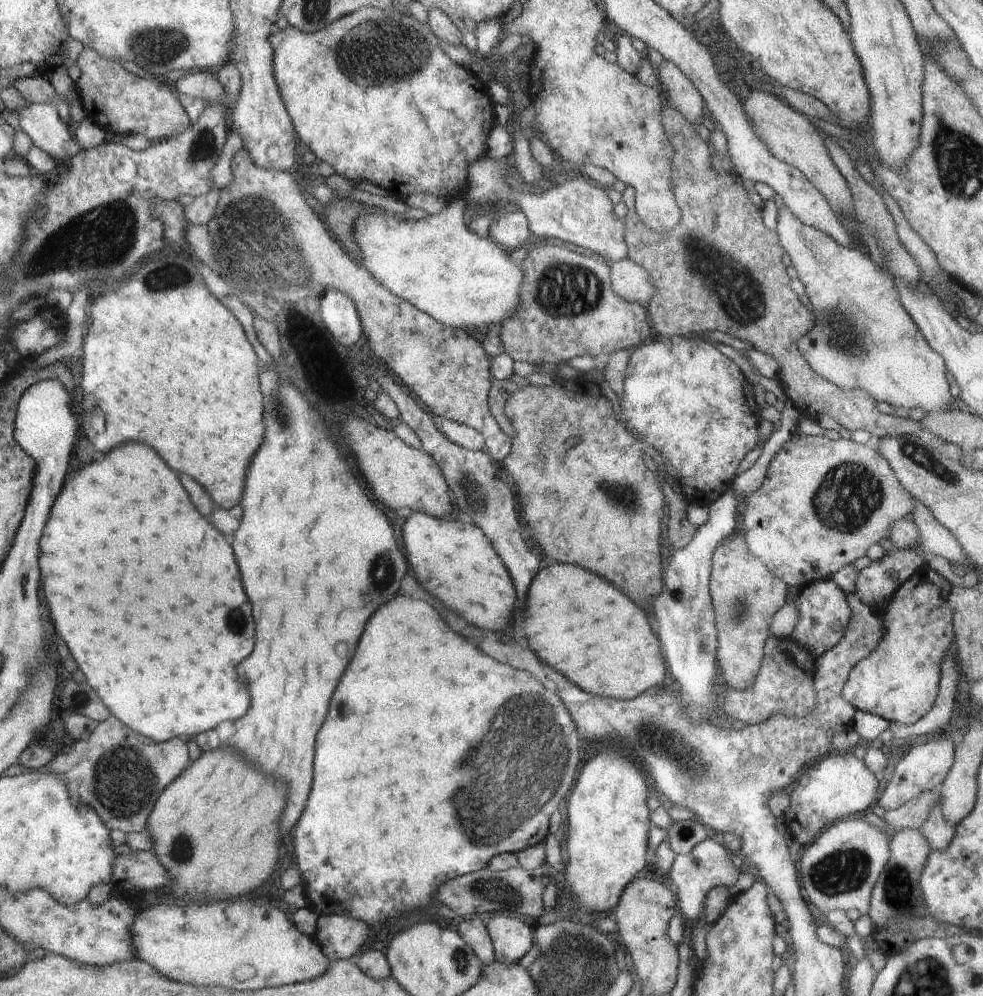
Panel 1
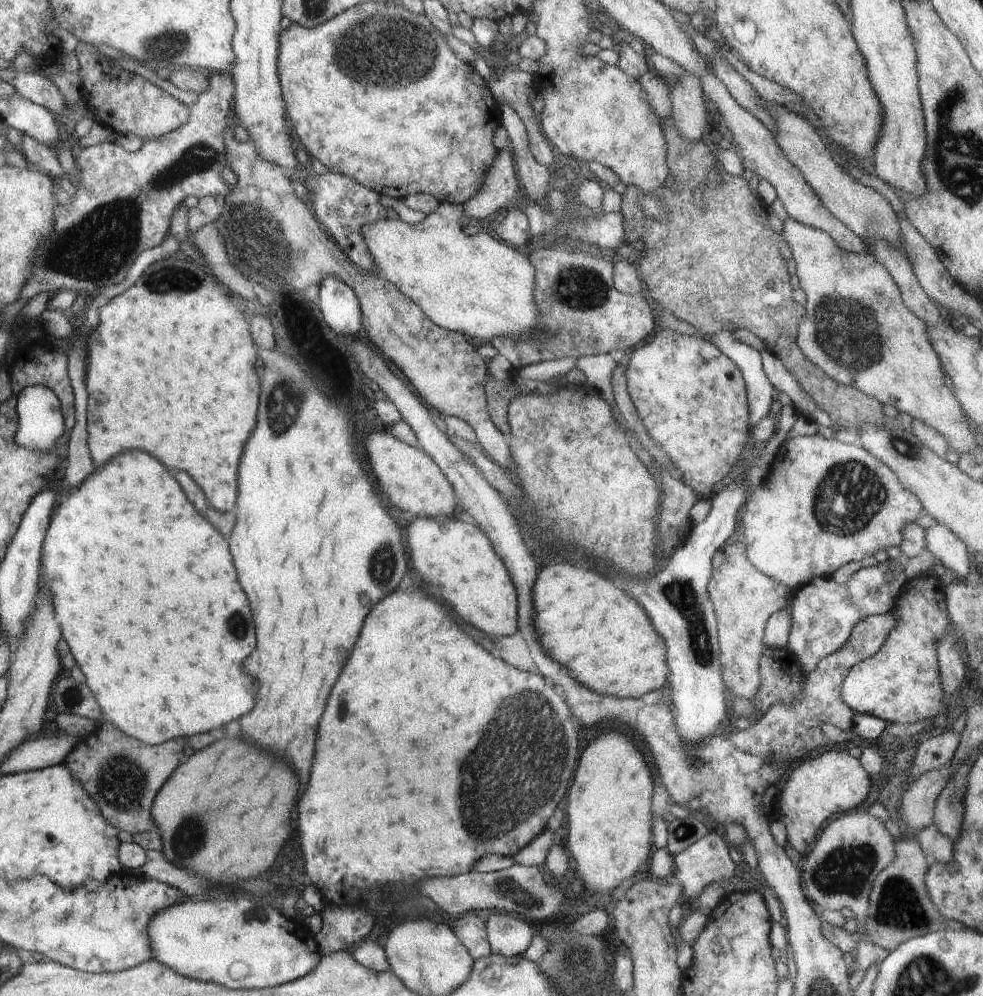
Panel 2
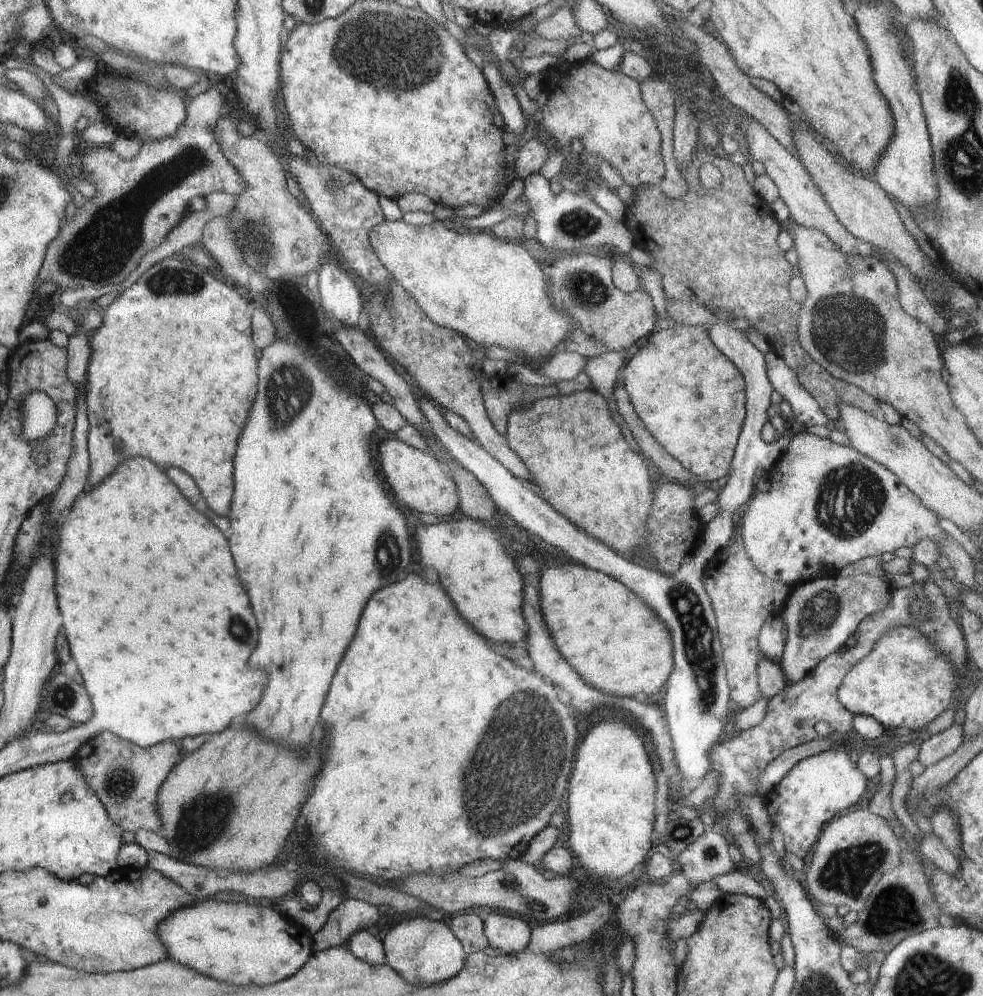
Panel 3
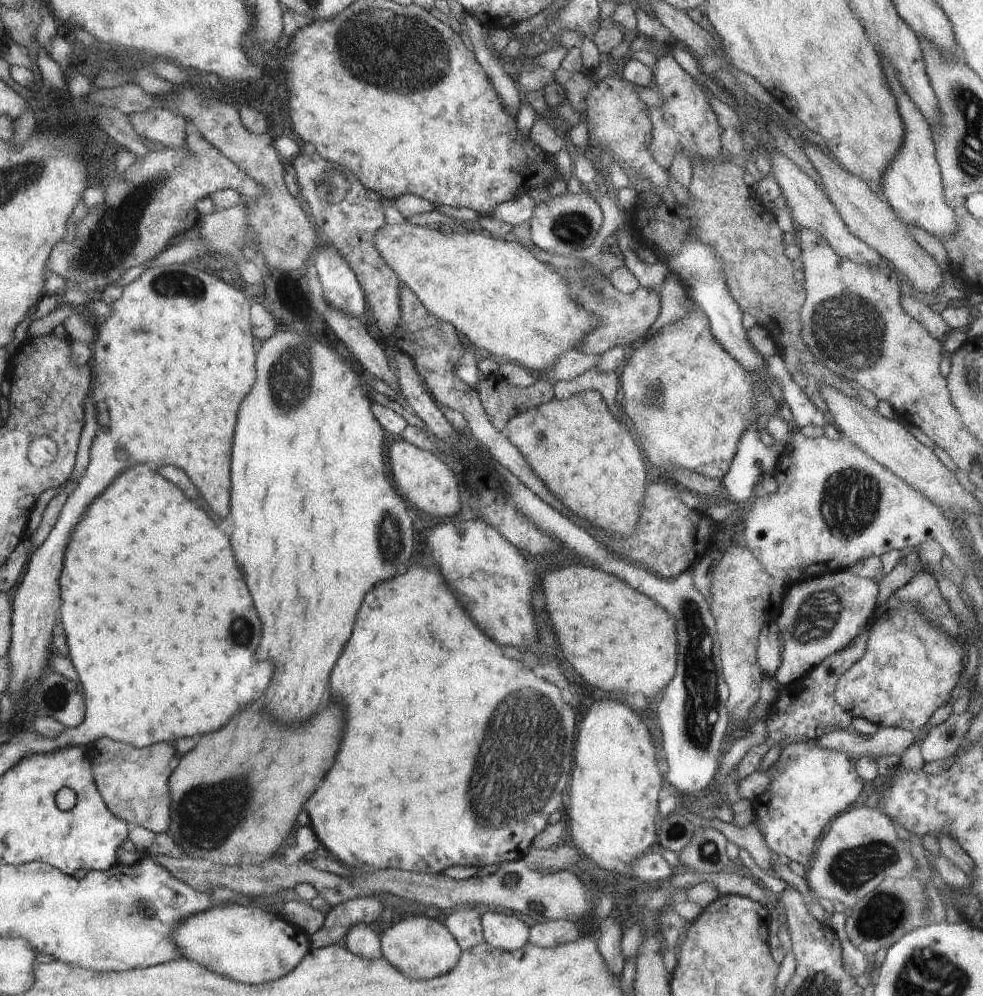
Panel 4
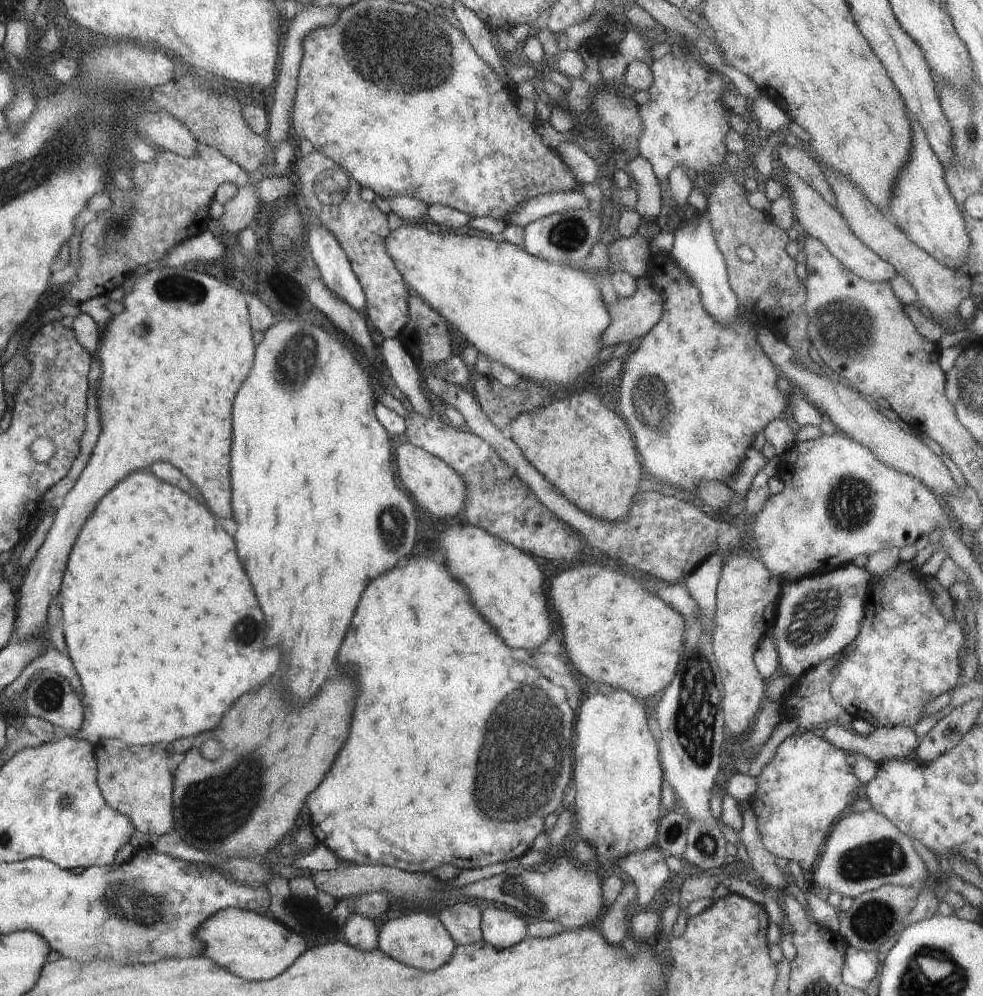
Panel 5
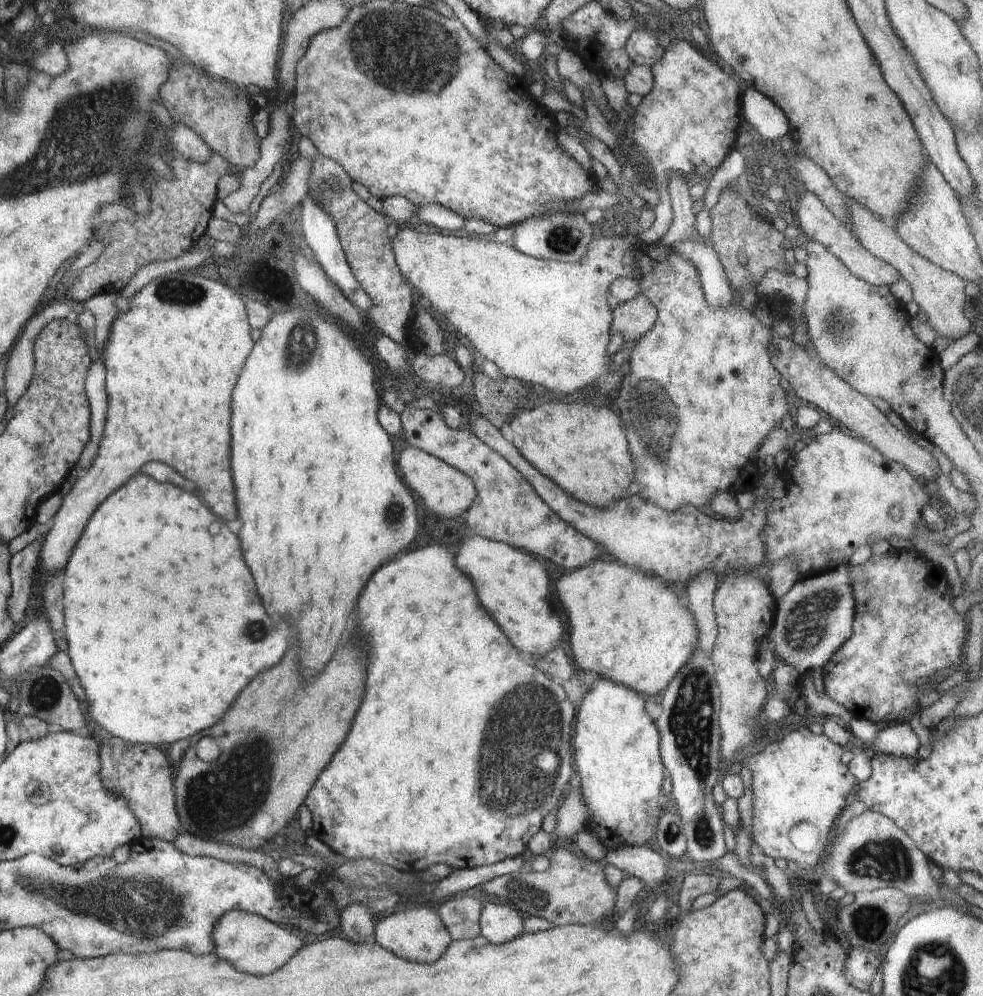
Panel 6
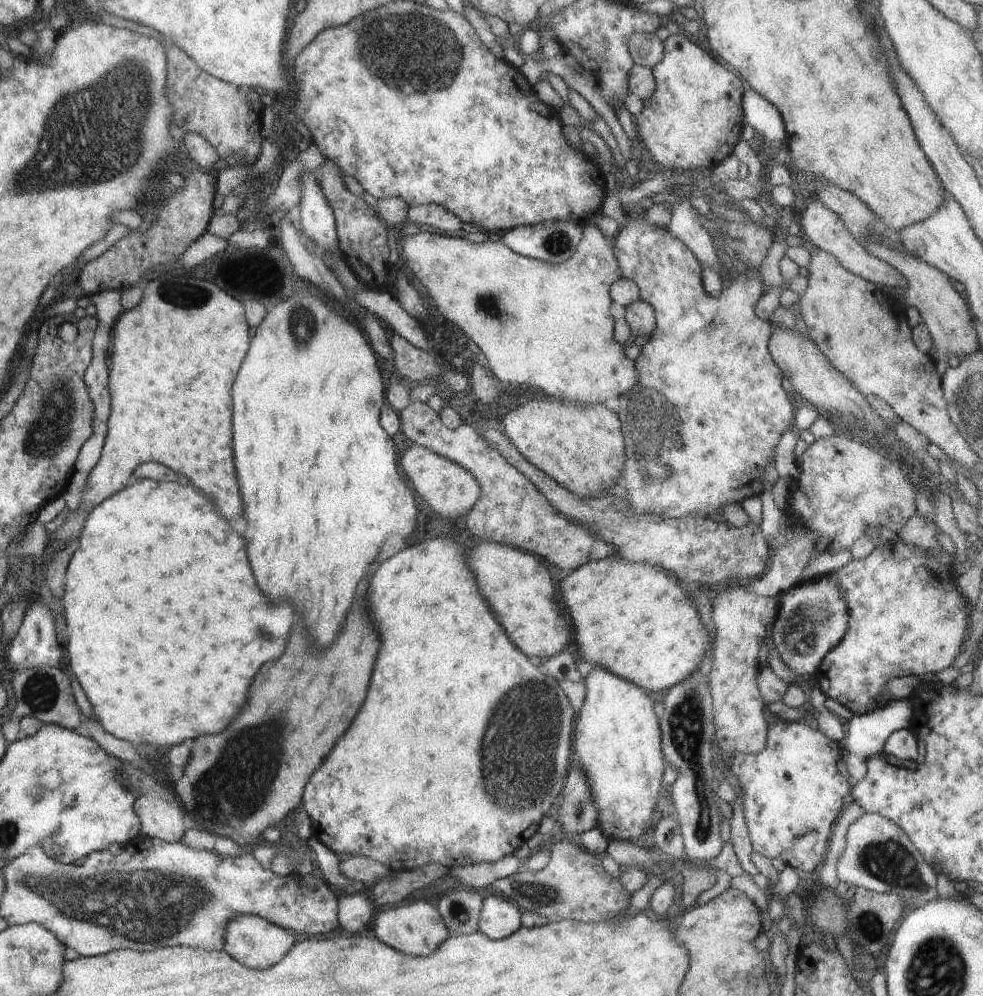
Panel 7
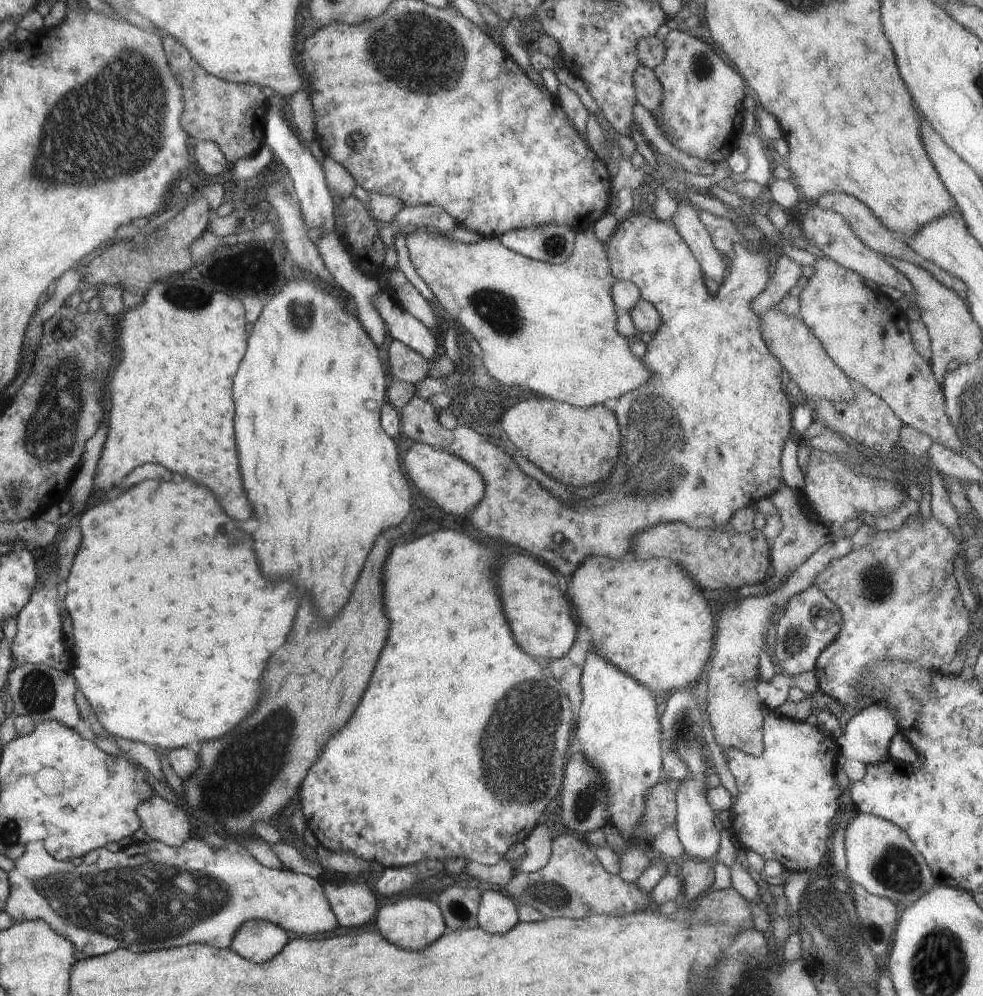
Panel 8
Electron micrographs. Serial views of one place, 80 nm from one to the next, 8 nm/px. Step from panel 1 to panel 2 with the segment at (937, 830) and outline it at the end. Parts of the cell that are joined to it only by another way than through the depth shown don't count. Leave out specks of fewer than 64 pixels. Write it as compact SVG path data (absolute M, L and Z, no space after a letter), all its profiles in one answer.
M934 824L913 832L922 852L937 864L948 866L954 860L953 844Z

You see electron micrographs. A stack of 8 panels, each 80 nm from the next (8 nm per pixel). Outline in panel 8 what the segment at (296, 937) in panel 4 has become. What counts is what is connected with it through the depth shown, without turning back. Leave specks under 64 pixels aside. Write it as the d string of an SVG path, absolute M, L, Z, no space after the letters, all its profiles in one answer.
M249 920L236 929L229 948L246 960L262 964L280 954L289 938L288 931L273 922Z

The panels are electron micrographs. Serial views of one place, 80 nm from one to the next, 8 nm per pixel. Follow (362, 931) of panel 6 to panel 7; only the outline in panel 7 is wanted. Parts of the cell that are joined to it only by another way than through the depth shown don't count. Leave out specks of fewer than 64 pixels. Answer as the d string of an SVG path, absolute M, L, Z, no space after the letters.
M361 887L352 894L337 897L337 905L341 928L354 935L362 932L375 914L375 906L368 891Z

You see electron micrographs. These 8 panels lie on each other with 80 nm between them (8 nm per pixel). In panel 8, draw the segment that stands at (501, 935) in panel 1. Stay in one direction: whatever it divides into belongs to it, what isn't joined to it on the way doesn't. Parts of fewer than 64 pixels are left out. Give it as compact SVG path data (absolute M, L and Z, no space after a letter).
M489 890L481 895L477 923L493 935L510 932L519 923L516 902L503 891Z

